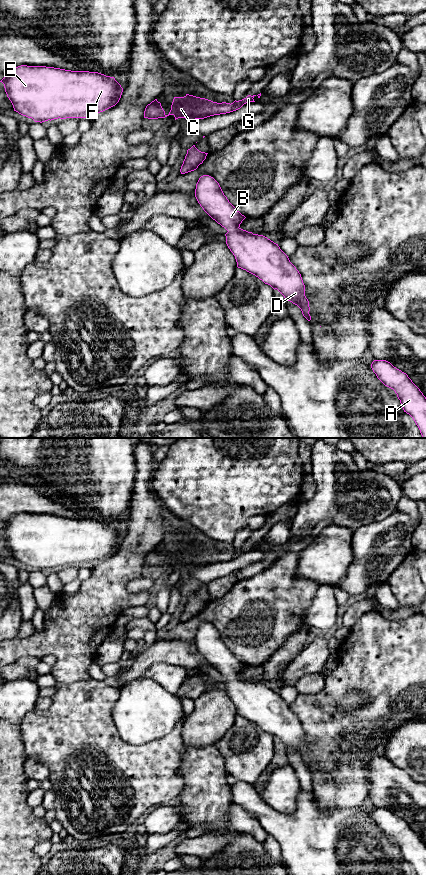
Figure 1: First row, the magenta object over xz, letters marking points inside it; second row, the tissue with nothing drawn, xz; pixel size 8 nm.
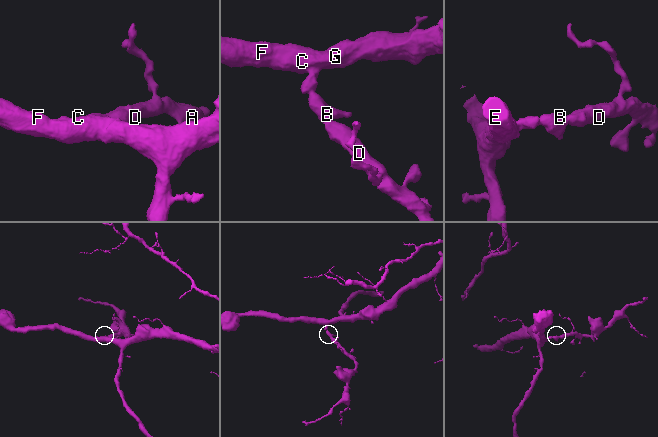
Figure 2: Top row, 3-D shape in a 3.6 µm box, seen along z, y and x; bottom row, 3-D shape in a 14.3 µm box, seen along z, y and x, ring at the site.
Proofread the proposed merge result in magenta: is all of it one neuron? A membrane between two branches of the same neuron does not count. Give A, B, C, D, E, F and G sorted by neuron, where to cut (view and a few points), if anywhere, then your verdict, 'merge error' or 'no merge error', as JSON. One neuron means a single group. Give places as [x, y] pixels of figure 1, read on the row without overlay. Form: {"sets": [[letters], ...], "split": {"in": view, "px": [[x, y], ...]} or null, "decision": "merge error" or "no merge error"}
{"sets": [["A", "B", "C", "D", "E", "F", "G"]], "split": null, "decision": "no merge error"}

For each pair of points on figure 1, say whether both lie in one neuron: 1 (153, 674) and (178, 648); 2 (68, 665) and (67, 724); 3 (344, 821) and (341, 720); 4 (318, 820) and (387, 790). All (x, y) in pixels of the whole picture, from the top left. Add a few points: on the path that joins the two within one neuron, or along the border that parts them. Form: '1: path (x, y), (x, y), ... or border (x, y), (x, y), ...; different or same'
1: border (186, 667), (154, 663), (143, 676); different
2: border (91, 678), (57, 683); different
3: border (366, 801), (351, 808), (321, 810); different
4: border (367, 799), (374, 807); different

